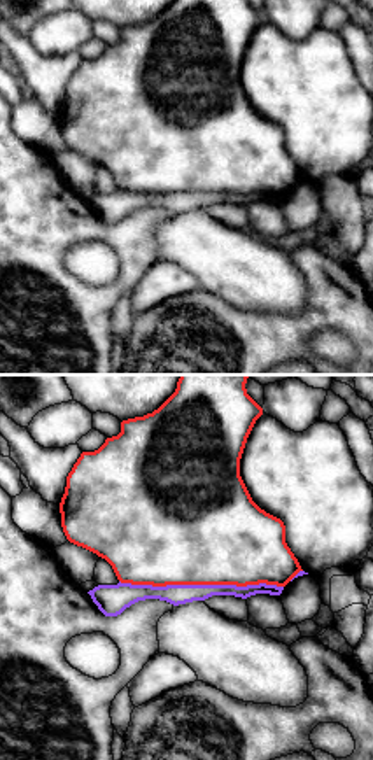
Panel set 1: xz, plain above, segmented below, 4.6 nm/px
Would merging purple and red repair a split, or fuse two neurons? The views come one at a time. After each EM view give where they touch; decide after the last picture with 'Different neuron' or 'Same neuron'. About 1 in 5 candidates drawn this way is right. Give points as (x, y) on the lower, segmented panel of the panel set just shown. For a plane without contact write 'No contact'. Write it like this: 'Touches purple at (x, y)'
Touches purple at (202, 585)

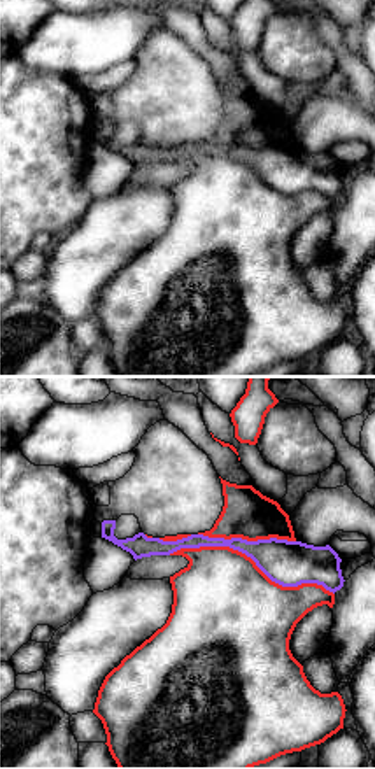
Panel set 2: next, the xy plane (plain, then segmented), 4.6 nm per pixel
Touches purple at (251, 557)

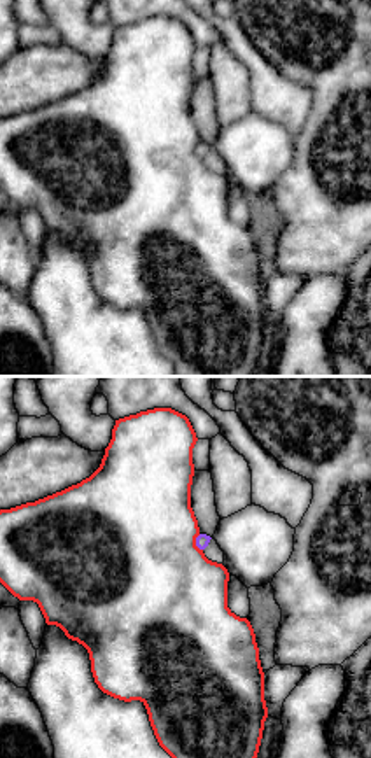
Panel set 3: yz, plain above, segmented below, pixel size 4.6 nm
Touches purple at (196, 543)

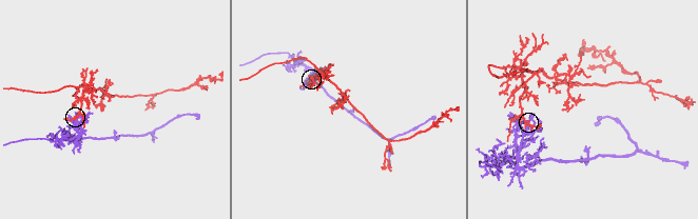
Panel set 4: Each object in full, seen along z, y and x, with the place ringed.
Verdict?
Different neuron

